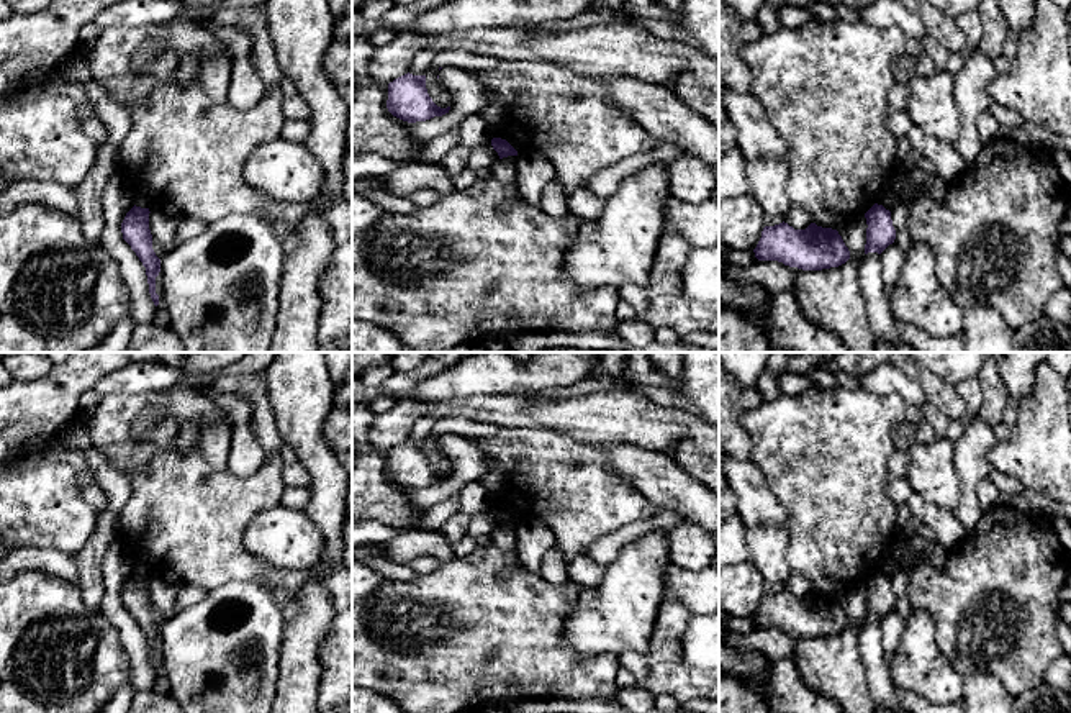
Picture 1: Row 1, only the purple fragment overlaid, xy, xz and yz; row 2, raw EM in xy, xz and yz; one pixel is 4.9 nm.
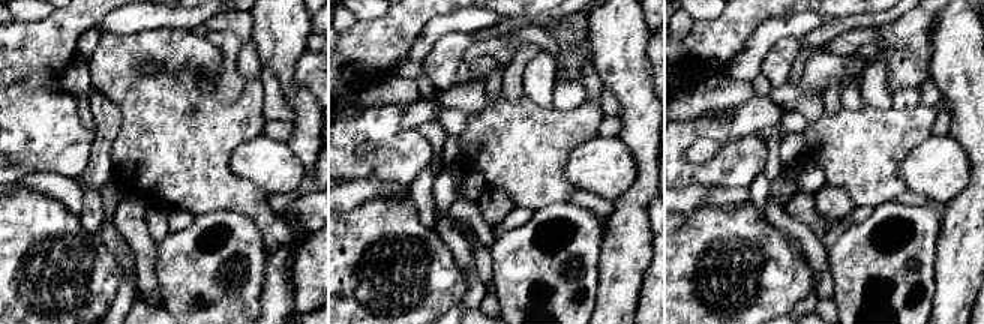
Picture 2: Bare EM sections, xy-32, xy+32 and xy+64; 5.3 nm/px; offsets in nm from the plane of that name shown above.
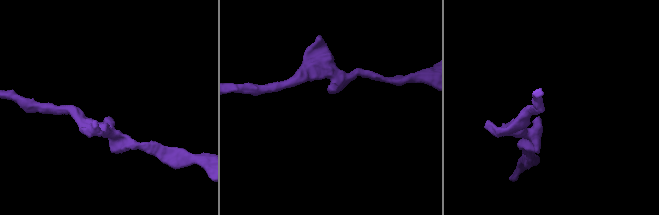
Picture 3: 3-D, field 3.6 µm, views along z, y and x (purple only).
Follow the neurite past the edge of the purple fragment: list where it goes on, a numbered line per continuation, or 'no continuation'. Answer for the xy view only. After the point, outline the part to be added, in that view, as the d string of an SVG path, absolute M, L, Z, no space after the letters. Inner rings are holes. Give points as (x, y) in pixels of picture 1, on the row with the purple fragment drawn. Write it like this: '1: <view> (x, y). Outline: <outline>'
no continuation

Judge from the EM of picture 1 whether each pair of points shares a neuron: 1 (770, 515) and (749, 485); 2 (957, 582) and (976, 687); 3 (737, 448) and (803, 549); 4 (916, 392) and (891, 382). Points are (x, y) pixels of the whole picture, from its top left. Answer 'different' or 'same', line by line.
1: same
2: different
3: different
4: same

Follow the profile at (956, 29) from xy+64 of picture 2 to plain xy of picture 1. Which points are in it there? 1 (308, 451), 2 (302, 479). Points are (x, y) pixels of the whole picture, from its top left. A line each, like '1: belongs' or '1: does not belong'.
1: belongs
2: does not belong

